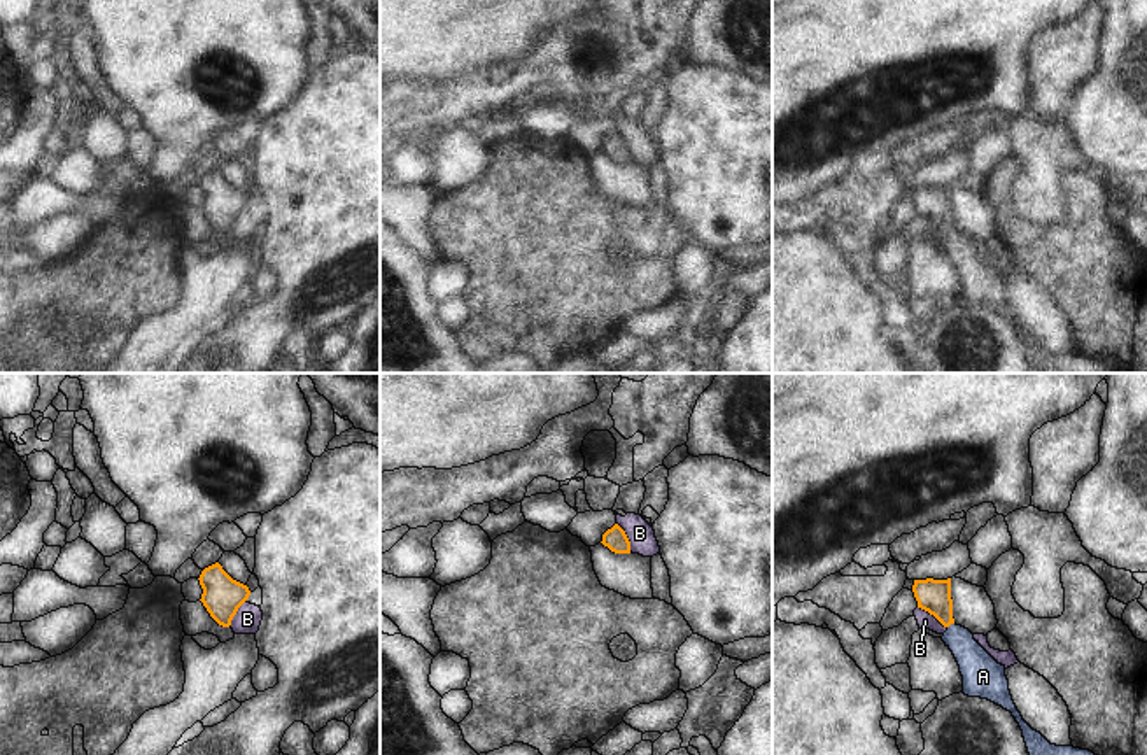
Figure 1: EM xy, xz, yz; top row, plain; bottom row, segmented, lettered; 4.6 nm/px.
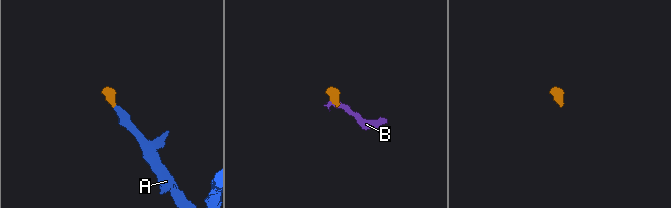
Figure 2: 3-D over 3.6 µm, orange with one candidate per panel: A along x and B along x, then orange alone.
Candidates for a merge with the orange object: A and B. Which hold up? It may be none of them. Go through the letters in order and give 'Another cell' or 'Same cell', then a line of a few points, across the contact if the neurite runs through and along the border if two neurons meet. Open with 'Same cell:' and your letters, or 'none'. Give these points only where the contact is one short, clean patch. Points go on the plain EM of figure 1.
Same cell: A
A: Same cell. Line: yz (934, 204), (949, 232), (979, 277)
B: Another cell. Line: yz (918, 214), (932, 221), (946, 235).

